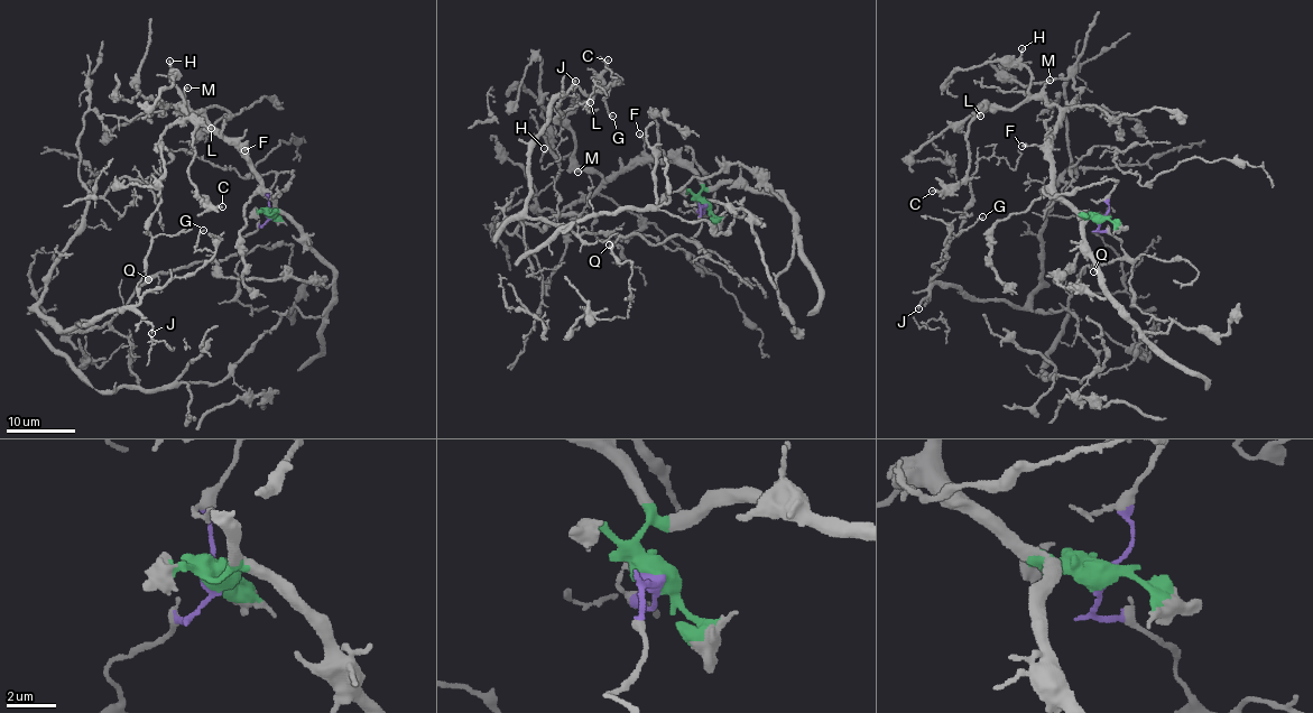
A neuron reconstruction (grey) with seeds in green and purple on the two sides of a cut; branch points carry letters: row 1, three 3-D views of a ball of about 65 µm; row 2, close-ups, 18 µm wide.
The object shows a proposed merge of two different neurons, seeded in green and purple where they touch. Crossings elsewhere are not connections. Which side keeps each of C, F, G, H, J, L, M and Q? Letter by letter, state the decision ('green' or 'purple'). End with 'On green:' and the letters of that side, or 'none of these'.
C: green
F: green
G: purple
H: green
J: purple
L: green
M: green
Q: purple
On green: C, F, H, L, M

